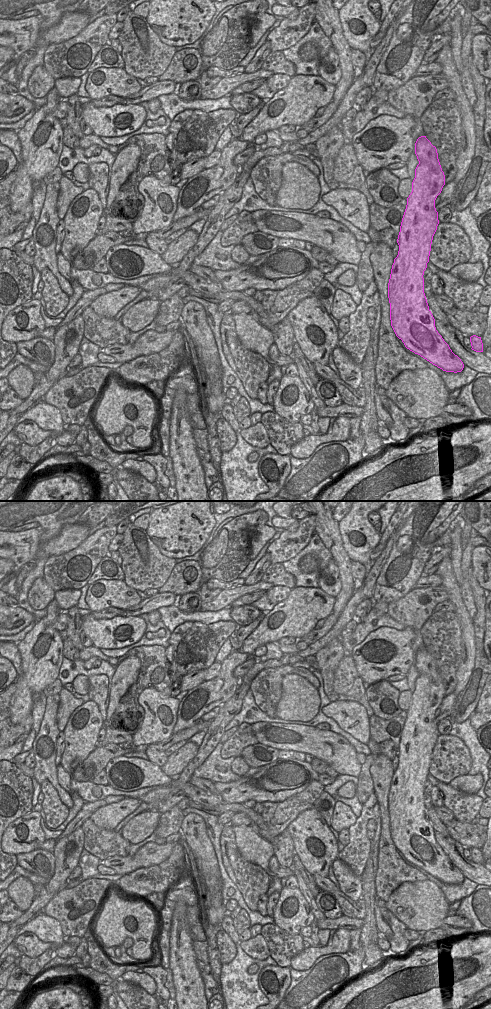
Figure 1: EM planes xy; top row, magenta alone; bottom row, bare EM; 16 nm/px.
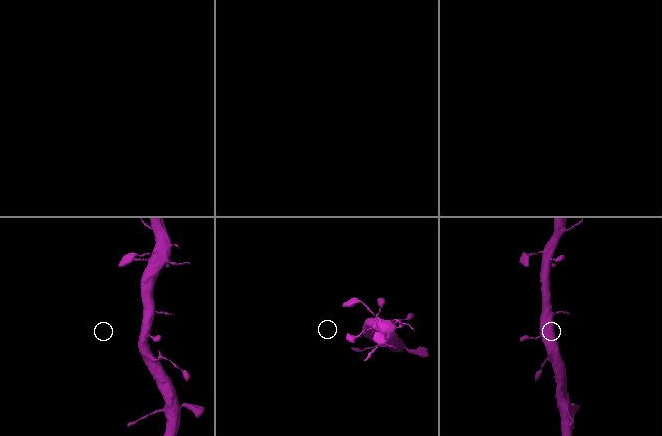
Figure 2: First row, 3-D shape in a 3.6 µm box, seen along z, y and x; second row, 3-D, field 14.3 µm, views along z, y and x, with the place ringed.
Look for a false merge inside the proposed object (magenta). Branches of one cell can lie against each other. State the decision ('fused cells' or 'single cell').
fused cells

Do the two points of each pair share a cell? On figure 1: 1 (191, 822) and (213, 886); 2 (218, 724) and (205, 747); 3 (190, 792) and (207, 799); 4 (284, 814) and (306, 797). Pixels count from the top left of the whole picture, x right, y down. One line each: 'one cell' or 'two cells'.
1: one cell
2: one cell
3: one cell
4: one cell

